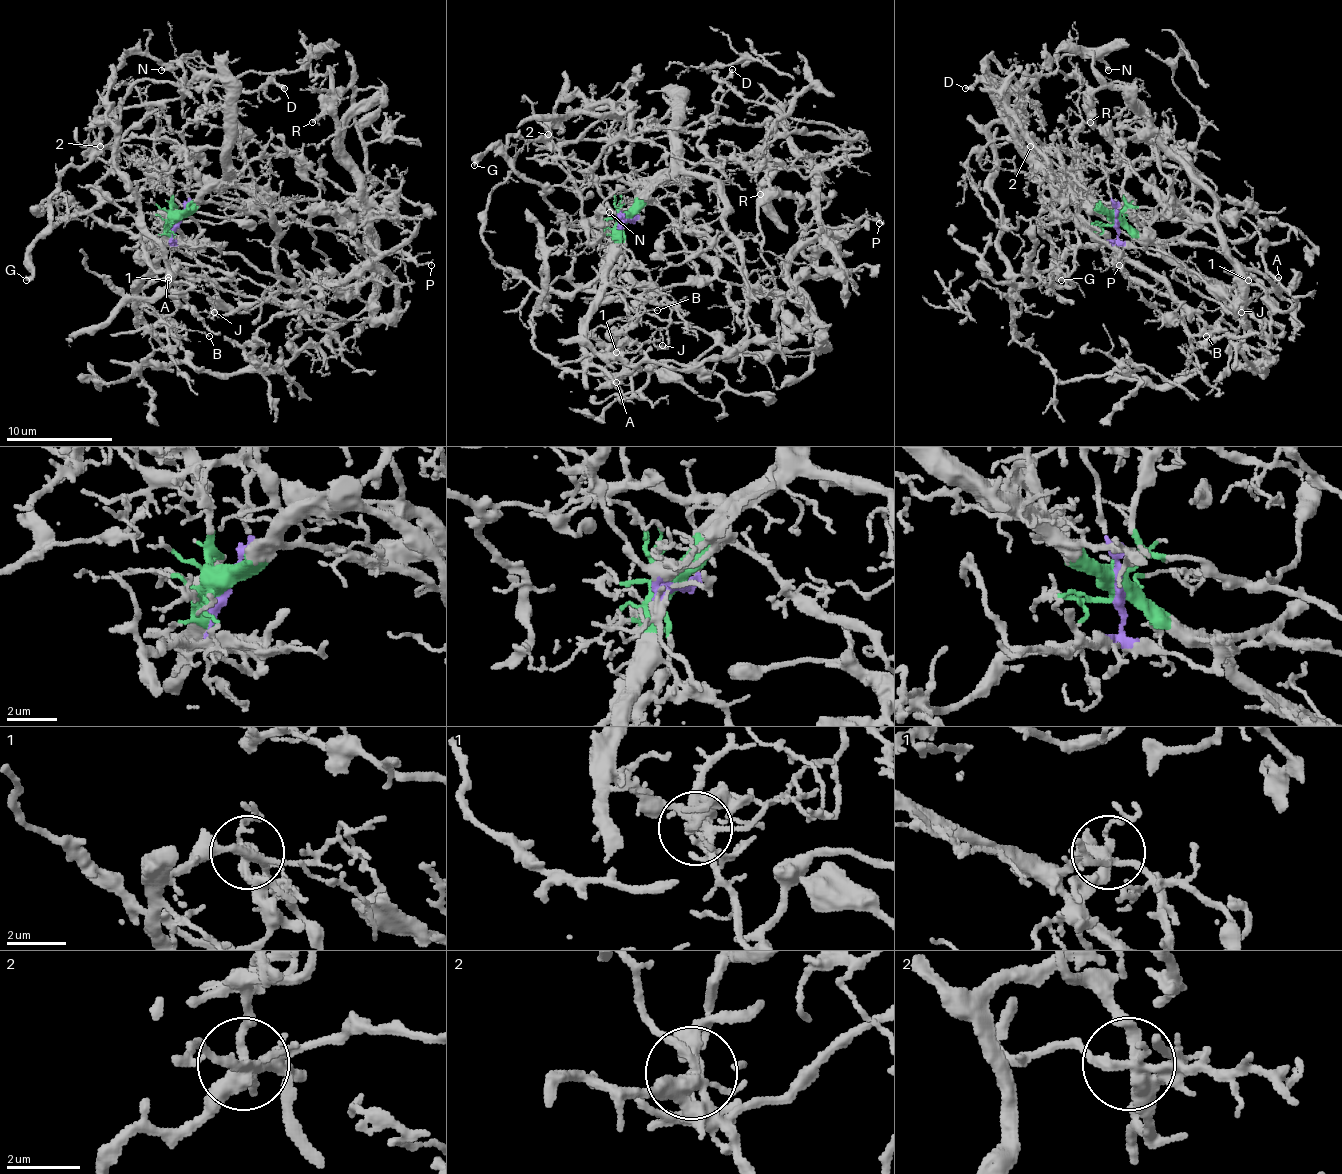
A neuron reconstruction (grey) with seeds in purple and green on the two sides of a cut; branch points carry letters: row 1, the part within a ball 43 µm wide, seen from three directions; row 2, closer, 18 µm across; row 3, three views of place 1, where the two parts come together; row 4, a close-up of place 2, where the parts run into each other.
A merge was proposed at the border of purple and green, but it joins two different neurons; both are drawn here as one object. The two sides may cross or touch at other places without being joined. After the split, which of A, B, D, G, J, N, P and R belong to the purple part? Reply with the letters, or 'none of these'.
D, G, N

